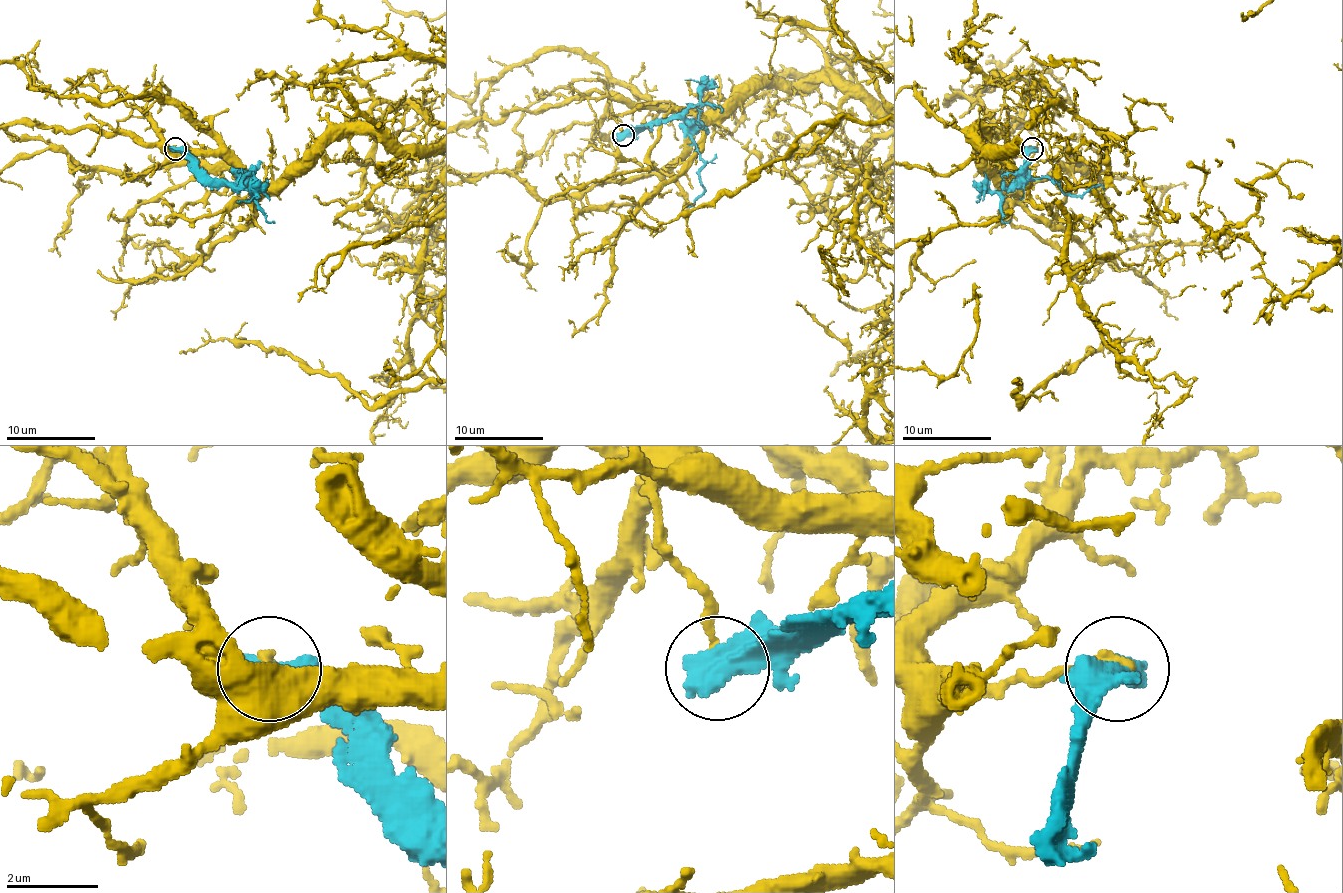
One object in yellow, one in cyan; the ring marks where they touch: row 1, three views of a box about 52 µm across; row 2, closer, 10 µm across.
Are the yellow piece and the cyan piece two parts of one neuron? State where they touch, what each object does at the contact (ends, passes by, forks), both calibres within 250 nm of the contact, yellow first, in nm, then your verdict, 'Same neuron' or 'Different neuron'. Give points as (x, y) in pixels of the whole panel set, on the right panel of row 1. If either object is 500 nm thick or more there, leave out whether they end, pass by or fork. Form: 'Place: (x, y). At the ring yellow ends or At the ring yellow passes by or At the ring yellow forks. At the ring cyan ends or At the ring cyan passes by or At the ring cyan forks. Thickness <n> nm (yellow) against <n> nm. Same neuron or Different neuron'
Place: (1032, 148). Thickness 200 nm (yellow) against 700 nm. Different neuron

